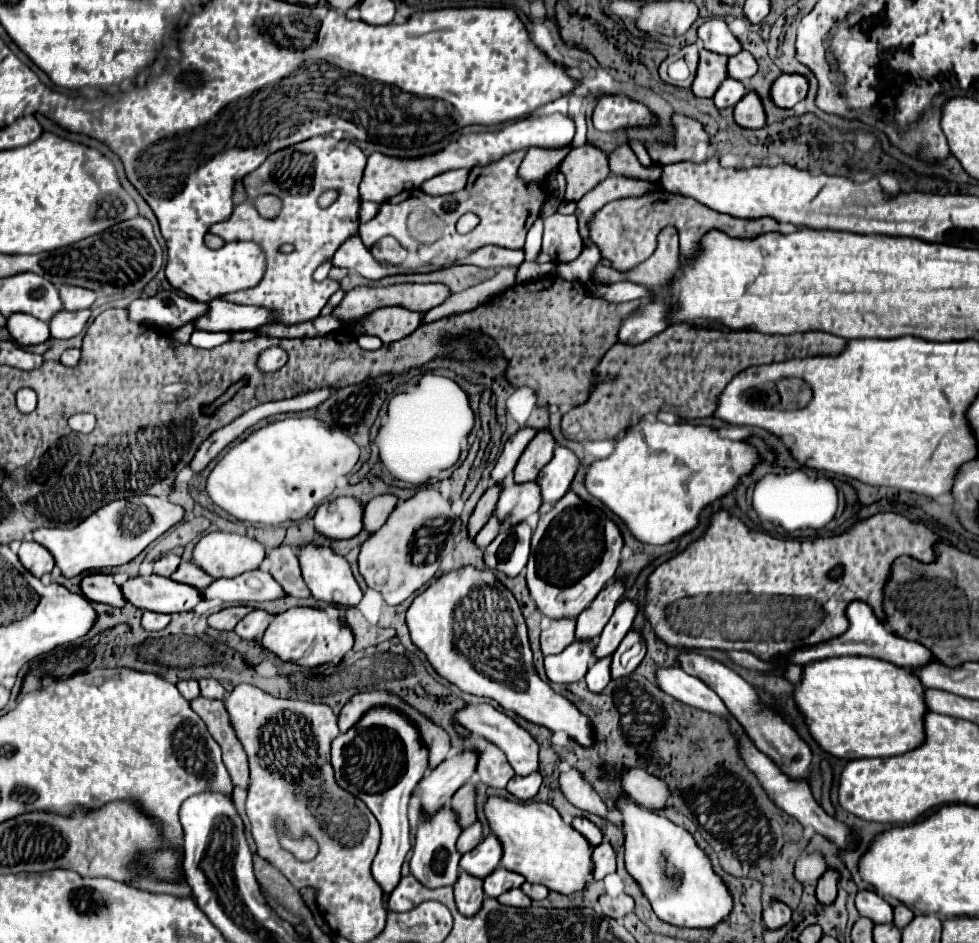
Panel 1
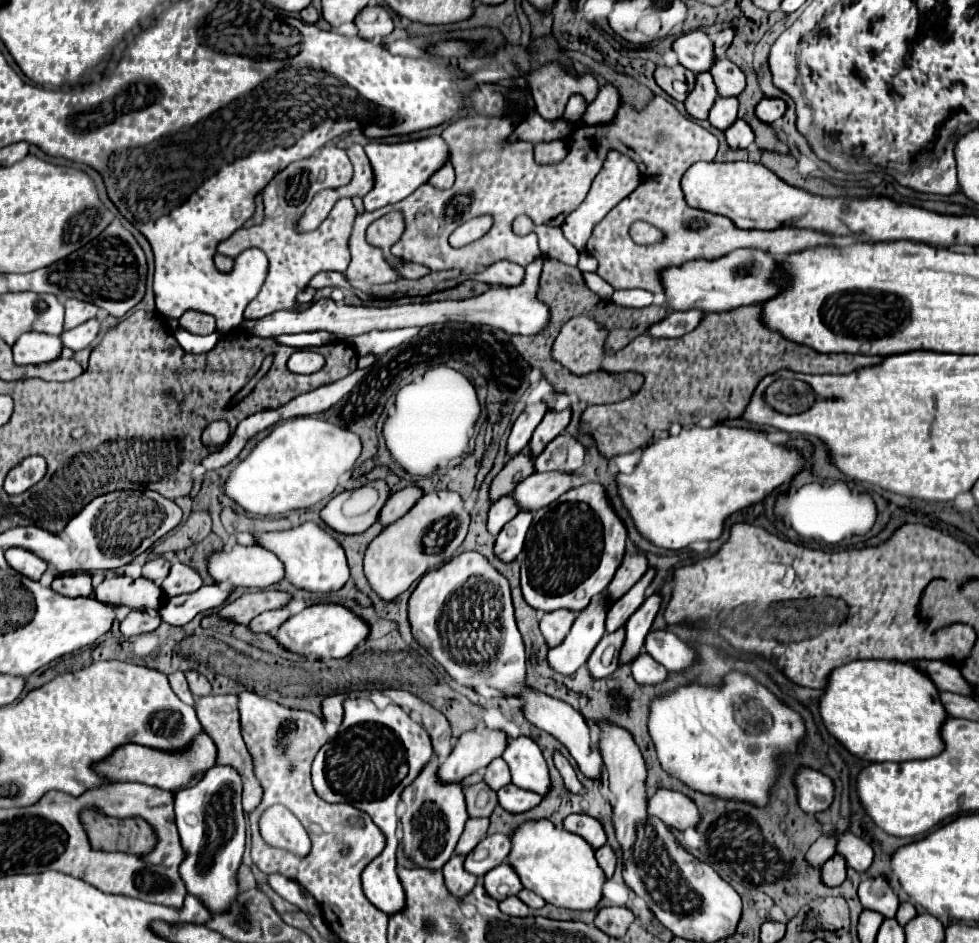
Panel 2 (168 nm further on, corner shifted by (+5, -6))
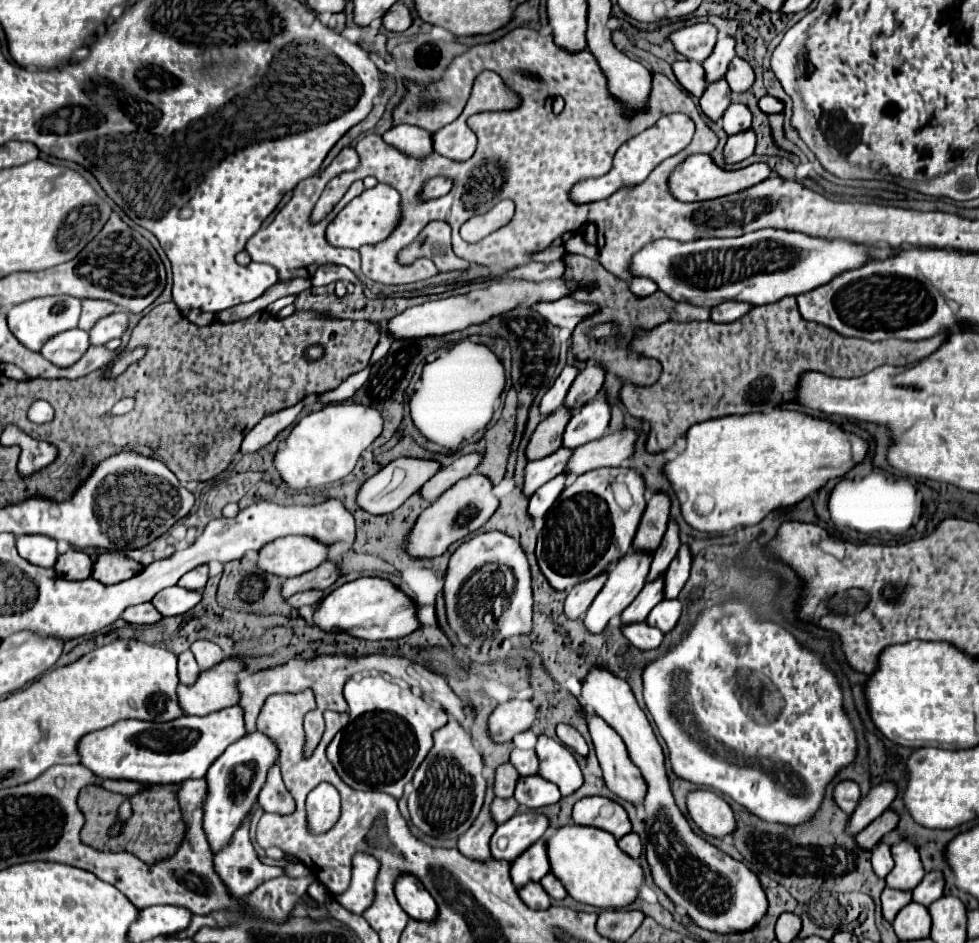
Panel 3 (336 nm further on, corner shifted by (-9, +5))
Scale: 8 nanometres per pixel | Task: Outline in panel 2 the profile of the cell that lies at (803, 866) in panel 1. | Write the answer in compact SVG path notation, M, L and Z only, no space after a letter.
M822 834L808 850L806 860L812 866L822 866L826 860L830 860L836 854L836 836L832 834Z

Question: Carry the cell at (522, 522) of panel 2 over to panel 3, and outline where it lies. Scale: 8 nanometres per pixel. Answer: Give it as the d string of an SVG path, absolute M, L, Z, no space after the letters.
M560 473L560 475L556 475L556 479L552 479L550 483L546 483L544 487L540 487L540 489L536 491L536 495L532 495L532 499L530 499L530 503L528 503L528 517L530 517L530 519L542 517L542 515L550 509L550 505L556 501L556 497L558 497L560 491L564 489L564 485L566 485L566 479L564 479L564 475Z

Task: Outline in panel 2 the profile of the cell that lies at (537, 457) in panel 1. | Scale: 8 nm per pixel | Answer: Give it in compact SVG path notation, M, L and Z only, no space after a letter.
M564 408L562 412L548 410L548 414L538 424L538 428L536 428L536 432L534 432L534 436L532 436L530 444L528 444L530 454L538 456L546 448L546 442L550 442L552 438L556 438L558 434L562 434L566 430L566 426L570 424L570 418L572 418L570 408Z

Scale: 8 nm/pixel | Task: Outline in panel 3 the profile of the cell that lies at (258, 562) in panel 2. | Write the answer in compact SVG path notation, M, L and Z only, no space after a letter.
M280 537L258 549L256 567L278 577L296 577L318 567L328 557L328 547L316 539Z

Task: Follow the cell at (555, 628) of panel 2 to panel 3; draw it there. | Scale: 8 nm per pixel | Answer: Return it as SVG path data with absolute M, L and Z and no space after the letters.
M600 575L600 579L590 579L588 583L580 583L572 587L564 599L564 615L568 619L580 619L594 601L594 597L598 595L598 591L602 589L604 581L606 575Z

